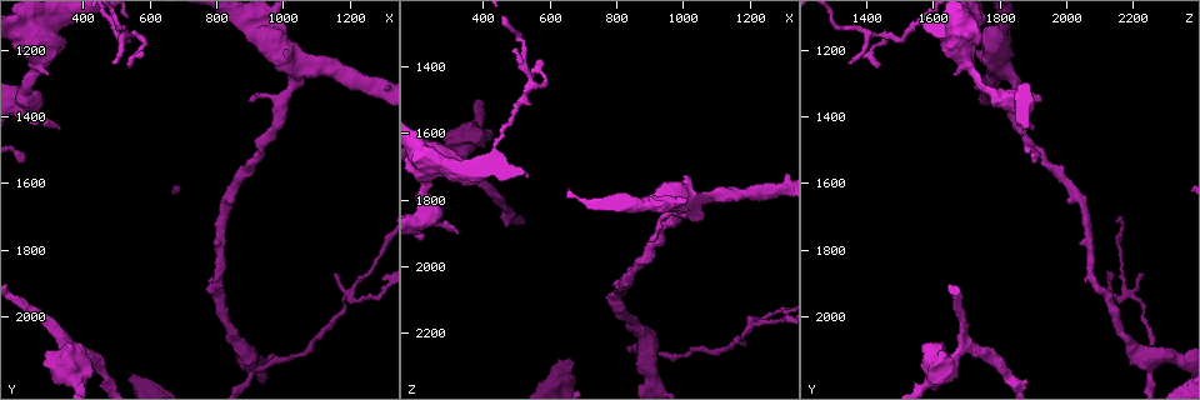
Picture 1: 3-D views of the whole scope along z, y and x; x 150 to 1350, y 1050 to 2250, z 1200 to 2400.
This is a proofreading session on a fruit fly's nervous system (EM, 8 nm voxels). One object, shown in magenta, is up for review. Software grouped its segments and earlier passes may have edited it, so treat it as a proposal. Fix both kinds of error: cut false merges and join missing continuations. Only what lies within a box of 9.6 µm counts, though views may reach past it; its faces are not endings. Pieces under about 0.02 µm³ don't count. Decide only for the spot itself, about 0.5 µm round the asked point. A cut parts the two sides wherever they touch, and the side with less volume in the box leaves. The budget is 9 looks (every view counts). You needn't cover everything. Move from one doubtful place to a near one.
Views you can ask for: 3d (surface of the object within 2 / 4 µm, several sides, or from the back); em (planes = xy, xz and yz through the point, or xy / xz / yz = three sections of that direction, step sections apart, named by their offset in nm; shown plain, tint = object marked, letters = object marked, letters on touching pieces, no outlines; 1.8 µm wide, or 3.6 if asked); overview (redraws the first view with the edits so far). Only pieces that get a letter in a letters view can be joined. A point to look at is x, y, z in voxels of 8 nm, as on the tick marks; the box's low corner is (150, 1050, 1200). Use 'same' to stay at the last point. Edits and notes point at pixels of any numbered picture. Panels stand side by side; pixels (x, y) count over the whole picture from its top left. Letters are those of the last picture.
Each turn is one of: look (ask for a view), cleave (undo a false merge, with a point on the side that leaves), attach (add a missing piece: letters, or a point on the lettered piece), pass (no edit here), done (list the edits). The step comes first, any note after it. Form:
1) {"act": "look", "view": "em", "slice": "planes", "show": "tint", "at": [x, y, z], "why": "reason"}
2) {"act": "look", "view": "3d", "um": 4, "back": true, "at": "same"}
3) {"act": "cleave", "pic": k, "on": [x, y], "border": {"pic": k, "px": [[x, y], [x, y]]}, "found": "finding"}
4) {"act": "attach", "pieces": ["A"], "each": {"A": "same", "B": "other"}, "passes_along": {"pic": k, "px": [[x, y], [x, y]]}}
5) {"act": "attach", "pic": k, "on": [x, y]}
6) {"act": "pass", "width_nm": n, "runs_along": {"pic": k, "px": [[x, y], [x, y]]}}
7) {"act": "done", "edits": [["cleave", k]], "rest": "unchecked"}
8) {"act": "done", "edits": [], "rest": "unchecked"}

{"act": "look", "view": "3d", "um": 2, "at": [910, 2130, 2250], "why": "four-way junction"}

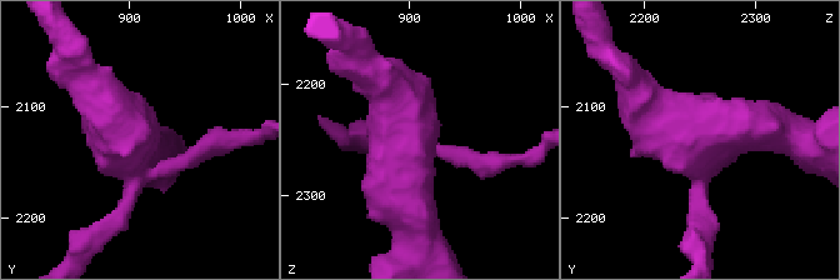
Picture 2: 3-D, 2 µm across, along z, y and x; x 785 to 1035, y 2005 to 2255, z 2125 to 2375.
{"act": "look", "view": "em", "slice": "yz", "step": 16, "show": "tint", "at": [902, 2134, 2252], "arms": 4, "why": "shape alone is not enough"}

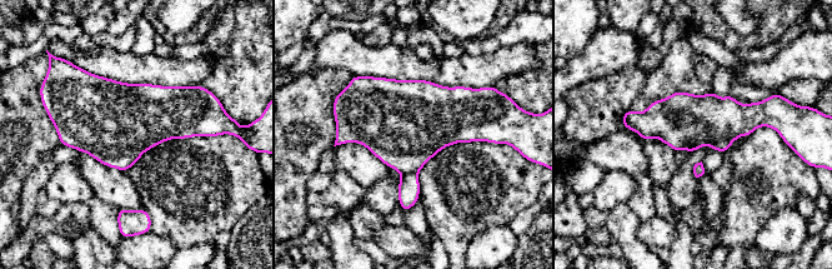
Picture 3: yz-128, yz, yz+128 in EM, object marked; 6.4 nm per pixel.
{"act": "look", "view": "em", "slice": "planes", "show": "letters", "at": "same"}

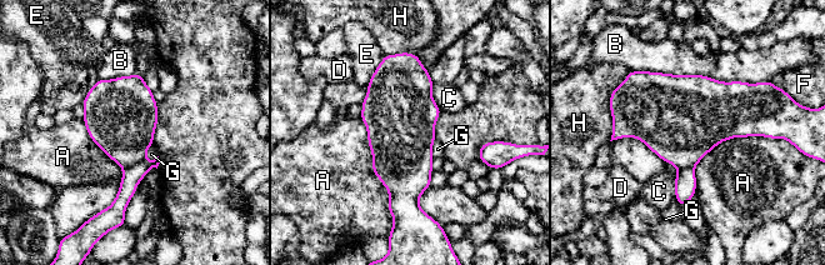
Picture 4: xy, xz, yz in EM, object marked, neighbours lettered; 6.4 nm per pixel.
{"act": "cleave", "pic": 4, "on": [131, 176], "each": {"A": "other", "B": "other", "C": "other", "D": "other", "E": "other", "F": "other", "G": "other", "H": "other"}, "border": {"pic": 4, "px": [[144, 158], [124, 170]]}, "found": "two neurons meet here"}

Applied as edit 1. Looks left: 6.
{"act": "look", "view": "em", "um": 3.6, "slice": "planes", "show": "letters", "at": [260, 1130, 1690], "why": "sudden change in width"}

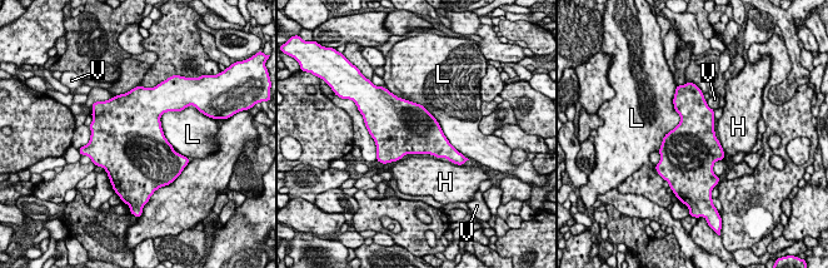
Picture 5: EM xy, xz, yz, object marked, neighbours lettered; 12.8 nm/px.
{"act": "pass", "each": {"H": "other", "L": "other", "V": "other"}, "border": {"pic": 5, "px": [[397, 97], [419, 103], [457, 150]]}, "found": "one neuron here"}

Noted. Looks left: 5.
{"act": "done", "edits": [["cleave", 4]], "rest": "unchecked"}

